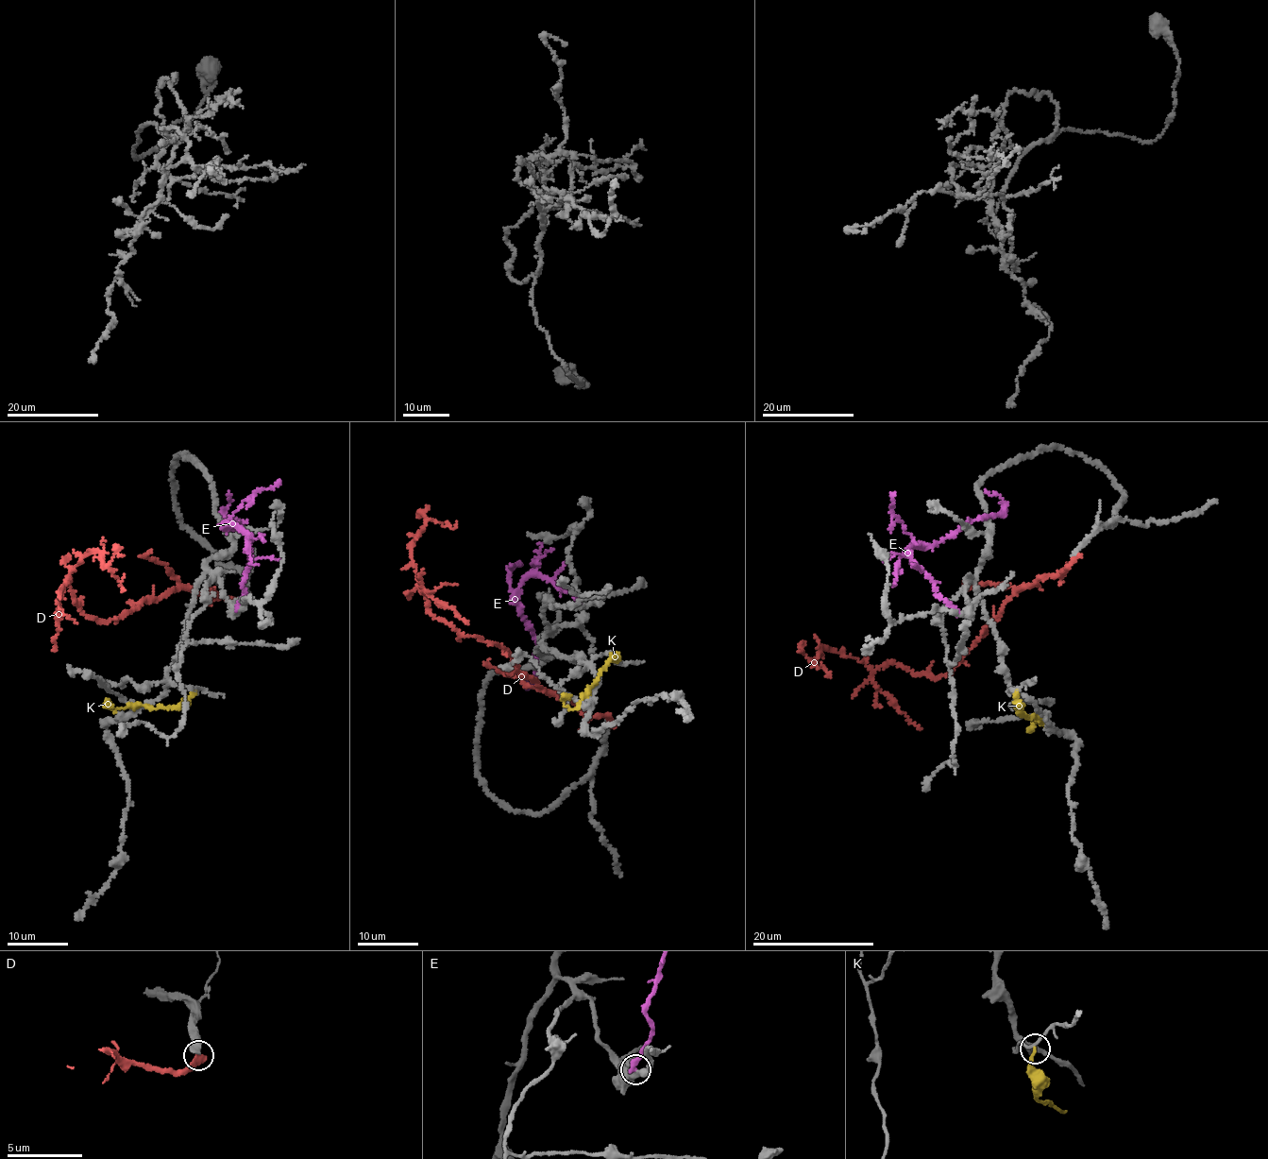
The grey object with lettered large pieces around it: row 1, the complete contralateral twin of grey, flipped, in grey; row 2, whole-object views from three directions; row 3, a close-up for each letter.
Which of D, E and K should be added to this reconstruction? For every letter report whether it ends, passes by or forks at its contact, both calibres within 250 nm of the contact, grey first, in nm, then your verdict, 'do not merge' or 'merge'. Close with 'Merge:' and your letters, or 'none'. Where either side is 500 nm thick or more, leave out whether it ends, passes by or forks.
D: it ends | 480/440 nm | do not merge
E: it ends | 360/360 nm | do not merge
K: it ends | 200/240 nm | do not merge
Merge: none

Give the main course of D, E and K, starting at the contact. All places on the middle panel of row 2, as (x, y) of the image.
D: (611, 724), (544, 691), (519, 674), (501, 646), (428, 608), (411, 541), (428, 520), (457, 521)
E: (582, 605), (553, 583), (528, 574), (517, 588), (515, 604), (538, 655), (527, 685), (513, 671)
K: (615, 655), (575, 708), (569, 708), (564, 702), (564, 694)

